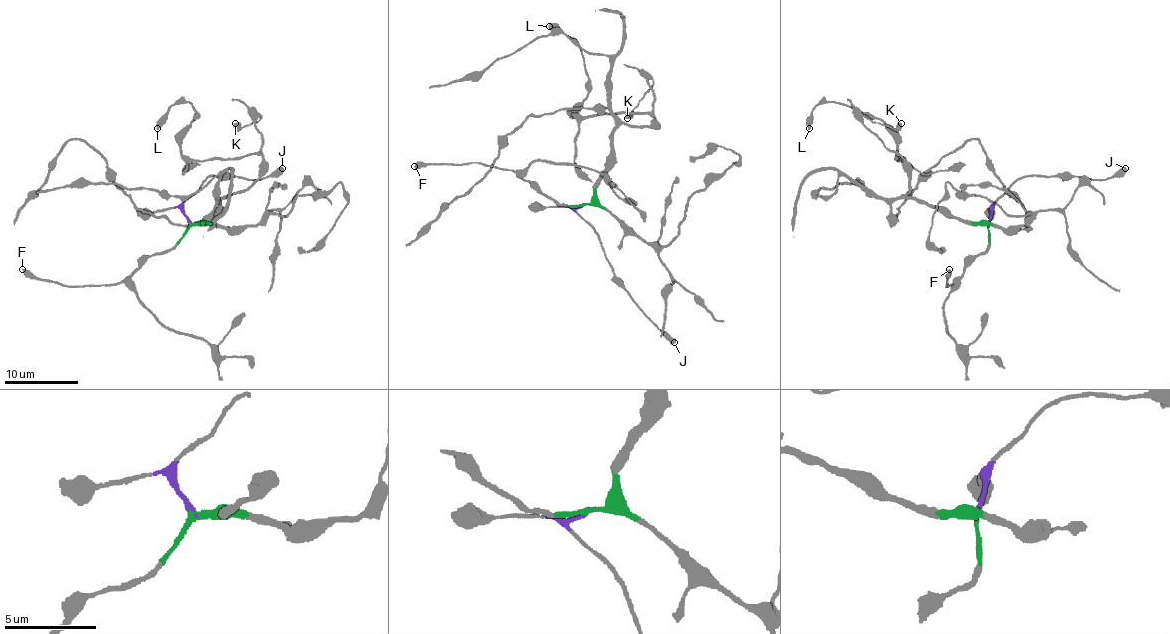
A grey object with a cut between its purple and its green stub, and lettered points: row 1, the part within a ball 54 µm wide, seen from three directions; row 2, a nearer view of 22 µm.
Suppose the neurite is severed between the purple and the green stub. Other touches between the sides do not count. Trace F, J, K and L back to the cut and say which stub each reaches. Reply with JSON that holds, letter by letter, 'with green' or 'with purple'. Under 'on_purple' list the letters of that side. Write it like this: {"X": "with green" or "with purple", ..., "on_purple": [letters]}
{"F": "with green", "J": "with purple", "K": "with green", "L": "with green", "on_purple": ["J"]}

